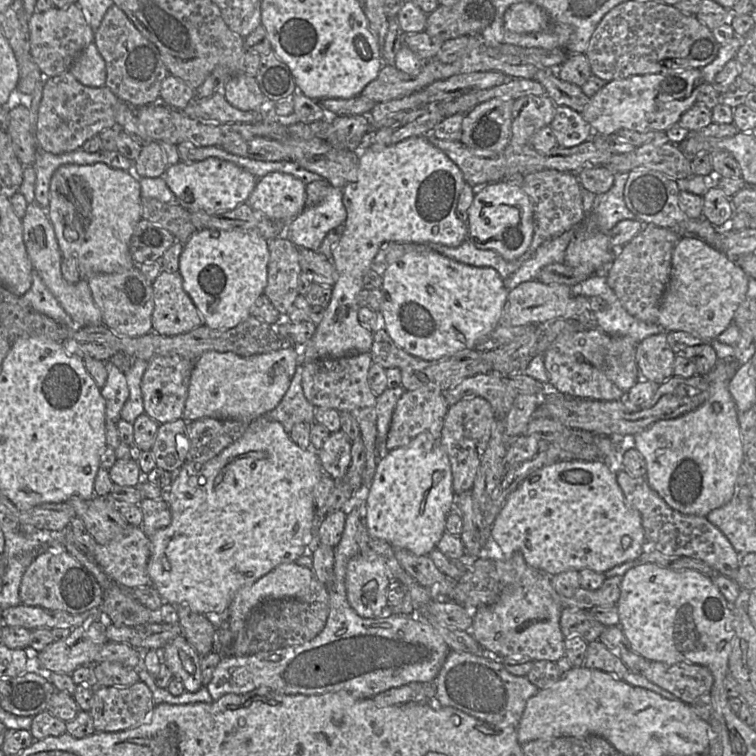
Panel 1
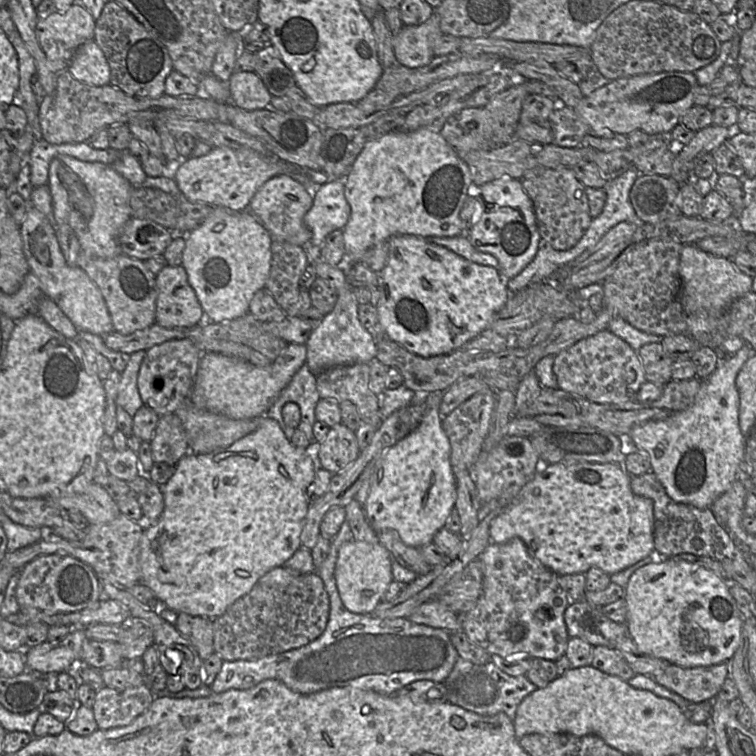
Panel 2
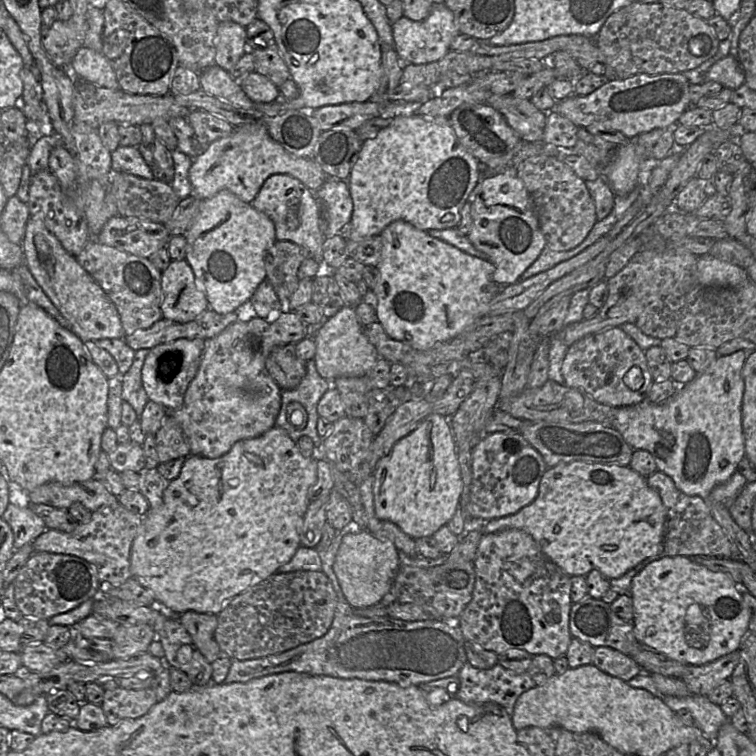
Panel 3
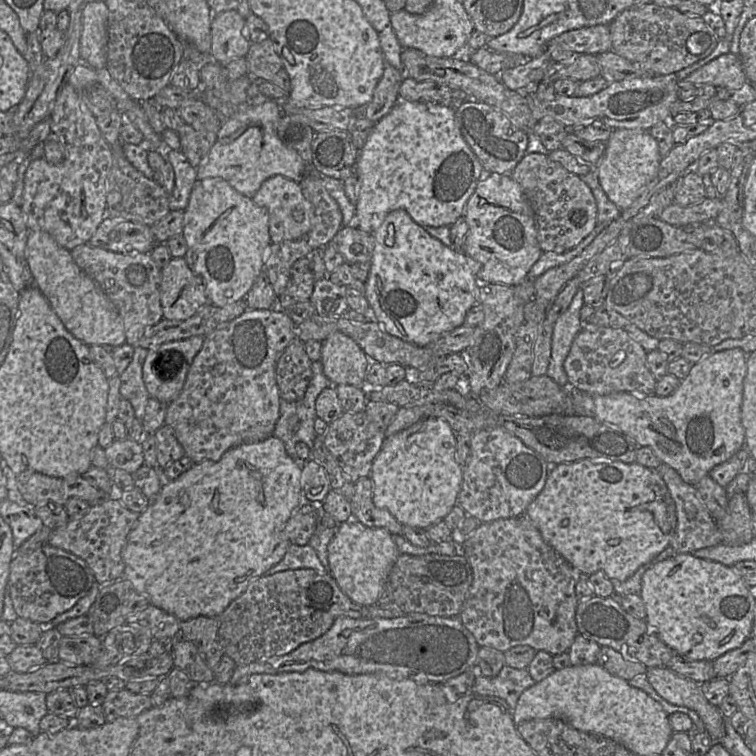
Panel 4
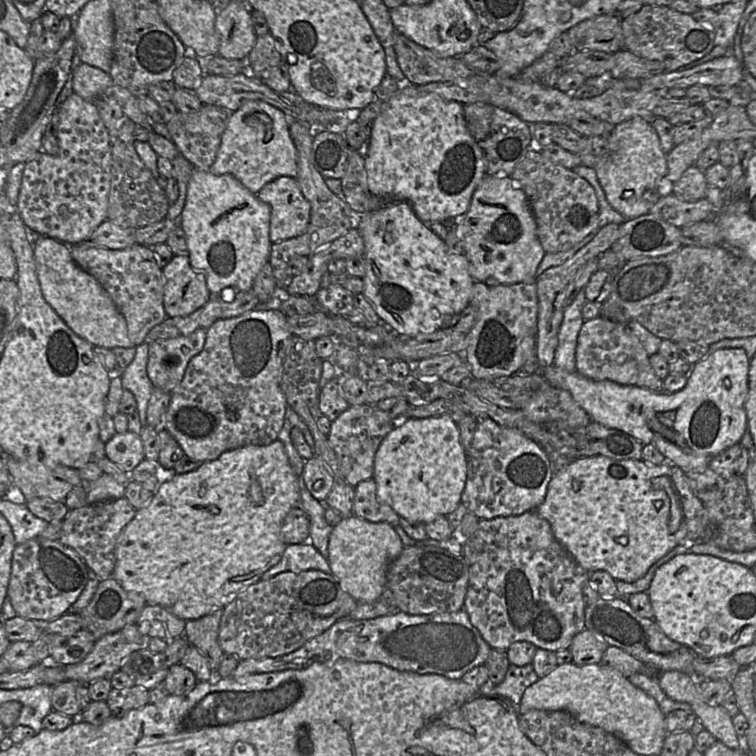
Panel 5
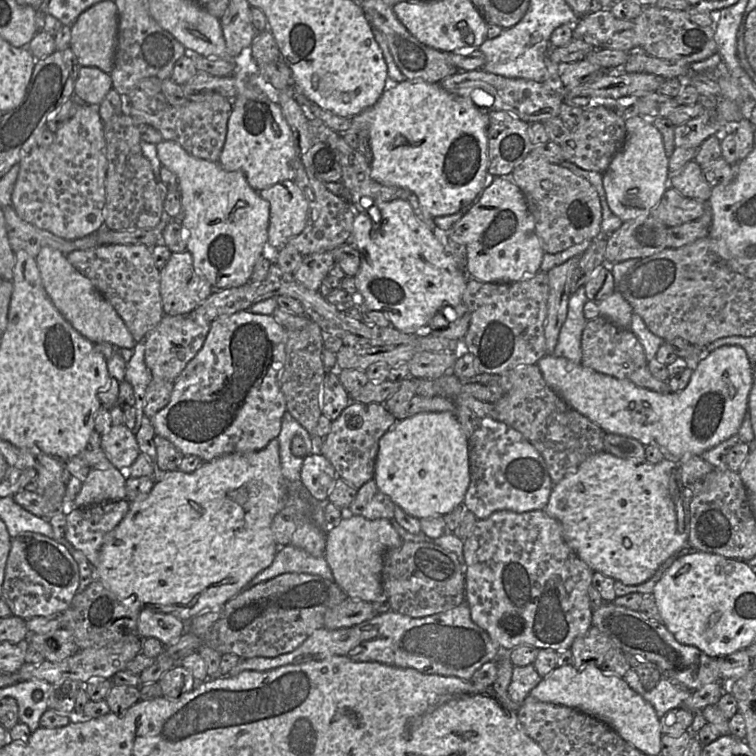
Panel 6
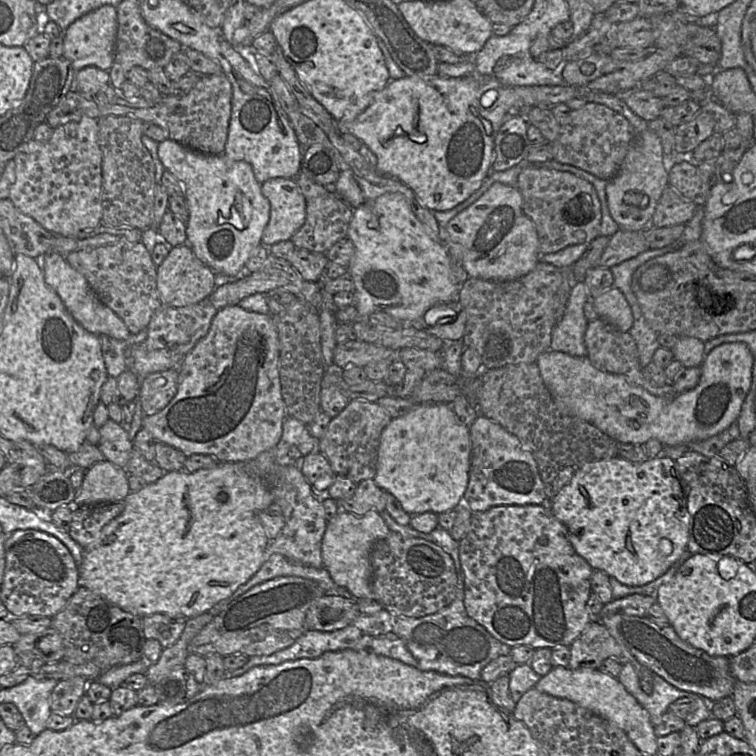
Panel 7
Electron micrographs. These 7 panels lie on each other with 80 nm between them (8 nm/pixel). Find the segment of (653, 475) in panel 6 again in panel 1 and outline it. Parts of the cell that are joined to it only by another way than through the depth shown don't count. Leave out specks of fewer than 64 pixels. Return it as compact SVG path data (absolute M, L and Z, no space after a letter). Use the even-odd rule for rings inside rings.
M561 460L549 465L543 466L531 473L521 484L507 497L502 509L497 514L490 530L490 546L493 553L502 558L509 558L515 552L520 552L528 565L539 569L542 572L552 576L568 570L580 571L584 568L590 568L597 572L606 572L611 568L624 562L638 559L646 549L645 532L642 526L640 513L632 508L626 501L624 494L617 483L614 466L608 466L603 460Z

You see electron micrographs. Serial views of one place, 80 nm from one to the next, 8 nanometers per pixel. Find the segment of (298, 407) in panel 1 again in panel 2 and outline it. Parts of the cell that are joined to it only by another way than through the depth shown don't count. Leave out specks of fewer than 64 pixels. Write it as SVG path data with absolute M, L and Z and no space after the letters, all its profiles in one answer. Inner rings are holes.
M305 363L281 391L266 414L267 417L279 423L289 440L292 439L295 429L303 432L310 441L310 445L306 449L307 453L316 452L320 446L313 436L313 425L316 422L315 408L321 399L316 386L316 376ZM286 403L295 403L300 408L301 421L296 428L288 426L283 420L282 409Z

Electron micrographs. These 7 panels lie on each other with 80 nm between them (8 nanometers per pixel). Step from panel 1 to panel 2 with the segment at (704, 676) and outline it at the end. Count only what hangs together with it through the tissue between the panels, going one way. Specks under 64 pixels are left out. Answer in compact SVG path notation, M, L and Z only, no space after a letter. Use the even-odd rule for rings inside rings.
M729 661L708 667L667 665L652 674L661 686L690 703L713 700L729 676Z

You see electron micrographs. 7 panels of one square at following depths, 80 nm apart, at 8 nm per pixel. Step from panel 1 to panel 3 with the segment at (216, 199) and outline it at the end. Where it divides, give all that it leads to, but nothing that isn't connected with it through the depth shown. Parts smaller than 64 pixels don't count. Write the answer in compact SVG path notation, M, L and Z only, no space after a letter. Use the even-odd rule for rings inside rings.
M263 123L243 124L235 127L230 135L210 143L193 159L189 169L191 195L204 200L227 189L243 202L251 203L265 180L274 174L290 175L313 192L327 177L314 159L300 158L288 153L271 138Z

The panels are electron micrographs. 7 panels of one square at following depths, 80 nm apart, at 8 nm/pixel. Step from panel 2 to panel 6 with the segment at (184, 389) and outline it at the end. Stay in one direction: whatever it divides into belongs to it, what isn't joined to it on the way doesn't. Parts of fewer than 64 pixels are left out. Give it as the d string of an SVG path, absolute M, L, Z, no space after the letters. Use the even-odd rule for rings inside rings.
M165 313L159 324L142 340L145 343L145 363L153 377L175 382L188 362L202 348L210 326L211 323L197 323L189 313L178 315Z

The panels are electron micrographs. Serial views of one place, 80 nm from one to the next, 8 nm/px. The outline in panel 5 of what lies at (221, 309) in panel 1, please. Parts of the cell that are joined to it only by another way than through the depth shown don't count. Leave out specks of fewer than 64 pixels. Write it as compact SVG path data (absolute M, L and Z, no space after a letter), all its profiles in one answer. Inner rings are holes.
M198 168L193 170L179 224L186 235L190 264L204 275L211 295L219 295L227 287L240 292L252 289L256 276L269 262L272 245L269 235L270 213L270 205L259 200L256 194L248 190L233 175L216 175L209 170Z

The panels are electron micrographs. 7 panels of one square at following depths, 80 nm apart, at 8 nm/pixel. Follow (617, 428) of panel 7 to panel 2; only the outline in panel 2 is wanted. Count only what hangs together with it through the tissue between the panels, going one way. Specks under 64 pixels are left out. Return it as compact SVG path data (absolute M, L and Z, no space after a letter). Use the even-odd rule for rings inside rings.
M746 343L735 354L719 361L714 372L702 380L699 392L690 407L668 418L648 421L633 428L628 434L629 443L632 443L637 451L649 455L651 472L656 475L668 496L675 502L699 509L709 508L737 480L738 466L744 461L746 437L739 425L739 394L735 380L752 353L752 348Z

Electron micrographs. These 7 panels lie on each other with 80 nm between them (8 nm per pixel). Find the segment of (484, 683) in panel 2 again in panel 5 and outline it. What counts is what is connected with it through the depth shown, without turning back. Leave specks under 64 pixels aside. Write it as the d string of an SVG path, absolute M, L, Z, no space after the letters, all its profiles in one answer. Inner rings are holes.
M531 663L525 666L510 664L501 683L494 685L491 682L486 682L480 688L498 697L503 697L517 711L524 691L538 679L539 676Z

